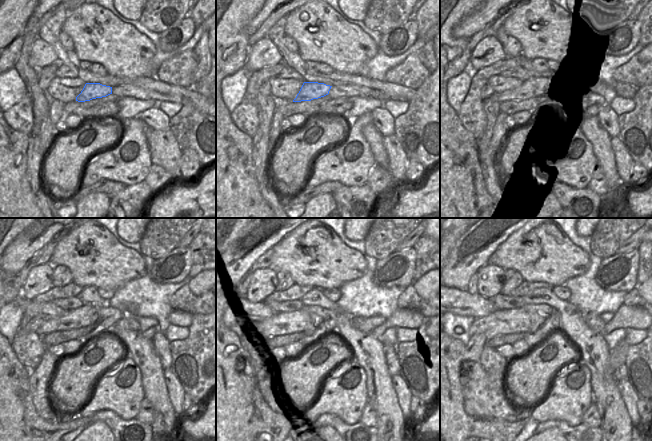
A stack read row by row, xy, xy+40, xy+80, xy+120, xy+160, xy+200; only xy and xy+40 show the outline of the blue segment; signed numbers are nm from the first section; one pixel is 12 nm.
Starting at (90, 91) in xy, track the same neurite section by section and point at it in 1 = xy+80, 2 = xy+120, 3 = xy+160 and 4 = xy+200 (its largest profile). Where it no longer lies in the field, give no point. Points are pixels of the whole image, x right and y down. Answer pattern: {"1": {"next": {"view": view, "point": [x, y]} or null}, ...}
{"1": {"next": {"view": "xy+80", "point": [531, 89]}}, "2": {"next": {"view": "xy+120", "point": [83, 316]}}, "3": {"next": {"view": "xy+160", "point": [291, 322]}}, "4": {"next": {"view": "xy+200", "point": [510, 321]}}}

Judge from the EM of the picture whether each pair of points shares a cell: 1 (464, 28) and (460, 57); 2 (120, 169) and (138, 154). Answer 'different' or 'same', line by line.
1: different
2: same

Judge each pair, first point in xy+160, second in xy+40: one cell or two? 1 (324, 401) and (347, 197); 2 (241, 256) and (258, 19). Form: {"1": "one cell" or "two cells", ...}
{"1": "two cells", "2": "one cell"}

